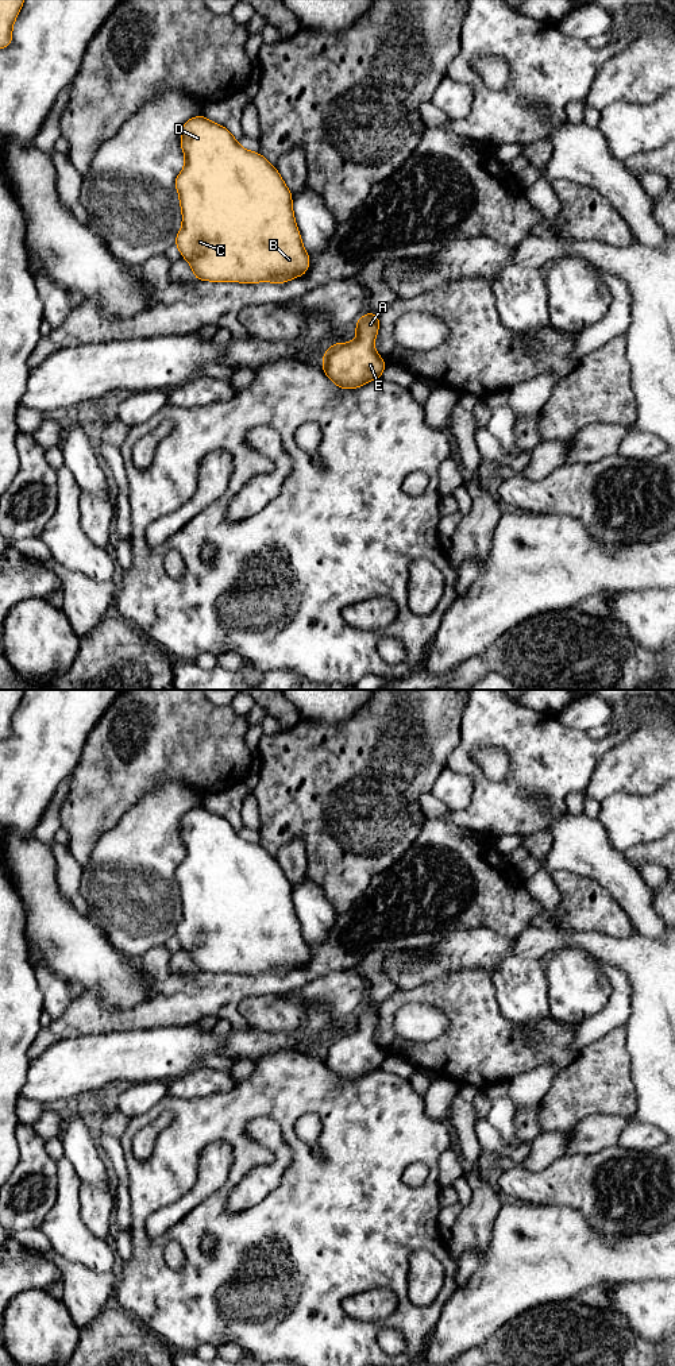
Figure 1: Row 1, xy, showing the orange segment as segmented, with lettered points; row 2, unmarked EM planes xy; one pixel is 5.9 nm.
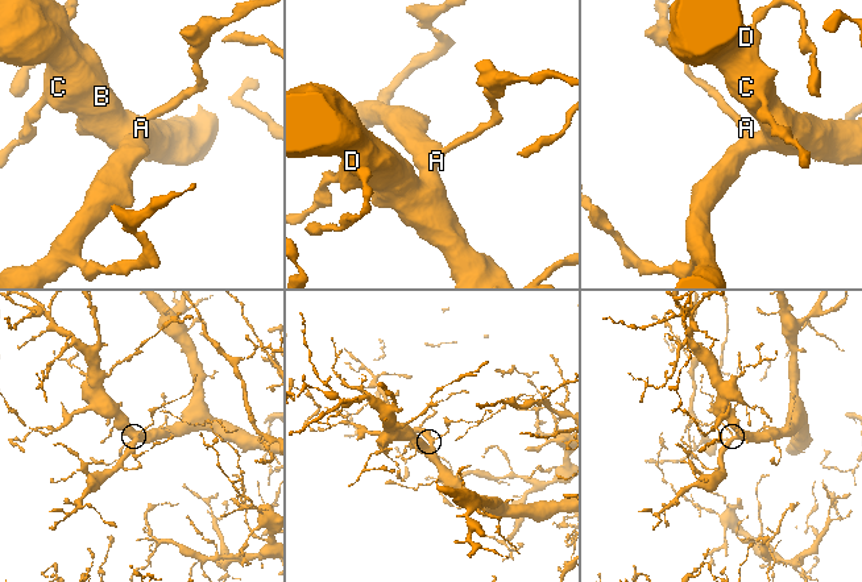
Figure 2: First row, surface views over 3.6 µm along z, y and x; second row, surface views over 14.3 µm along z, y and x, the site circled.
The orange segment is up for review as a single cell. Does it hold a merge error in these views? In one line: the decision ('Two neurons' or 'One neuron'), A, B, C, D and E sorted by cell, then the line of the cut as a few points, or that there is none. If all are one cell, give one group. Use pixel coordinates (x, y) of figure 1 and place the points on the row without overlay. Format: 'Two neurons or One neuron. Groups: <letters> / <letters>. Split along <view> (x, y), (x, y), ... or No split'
One neuron. Groups: A B C D E. No split

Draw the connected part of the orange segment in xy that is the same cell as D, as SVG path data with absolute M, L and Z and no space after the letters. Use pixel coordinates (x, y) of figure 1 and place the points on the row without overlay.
M194 807L181 821L185 857L176 868L182 918L174 935L198 972L285 975L304 966L309 945L302 937L292 890L275 857L243 840L223 817Z

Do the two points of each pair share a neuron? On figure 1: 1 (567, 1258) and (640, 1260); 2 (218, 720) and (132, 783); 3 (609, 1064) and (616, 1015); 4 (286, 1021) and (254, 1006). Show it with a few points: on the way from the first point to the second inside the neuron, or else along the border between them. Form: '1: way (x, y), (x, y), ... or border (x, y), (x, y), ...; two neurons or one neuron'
1: way (585, 1258), (623, 1260); one neuron
2: way (196, 739), (177, 739), (154, 761); one neuron
3: border (624, 1023), (587, 1045); two neurons
4: way (278, 1013), (262, 1013); one neuron

